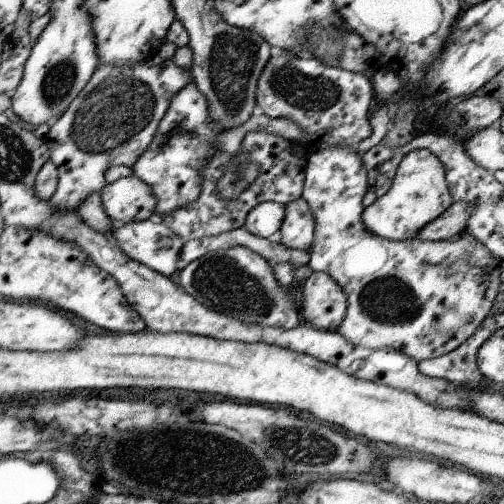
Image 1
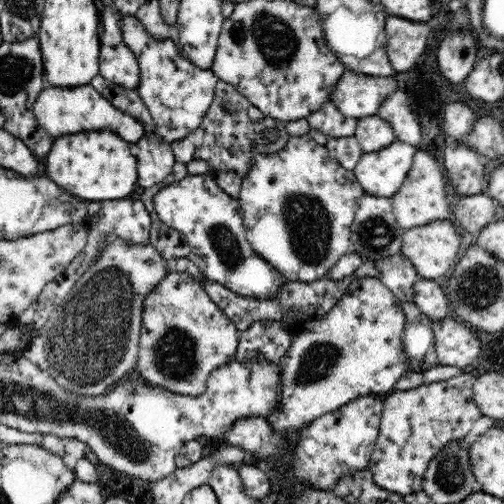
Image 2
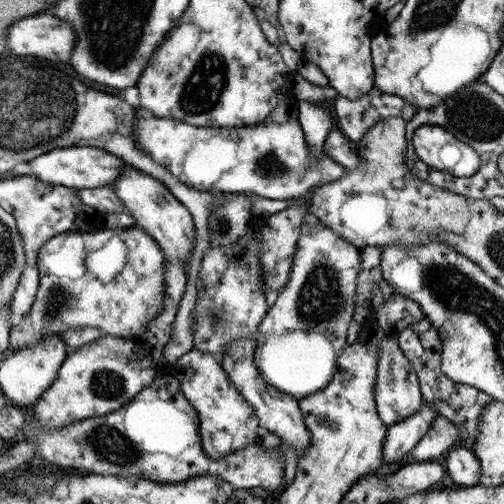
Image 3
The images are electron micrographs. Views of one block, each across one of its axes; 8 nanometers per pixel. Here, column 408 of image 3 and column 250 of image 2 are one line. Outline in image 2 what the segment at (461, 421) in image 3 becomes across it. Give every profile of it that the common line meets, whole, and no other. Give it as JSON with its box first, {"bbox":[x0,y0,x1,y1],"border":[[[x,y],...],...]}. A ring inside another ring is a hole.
{"bbox":[234,320,292,364],"border":[[[258,320],[252,328],[238,332],[238,352],[234,362],[254,360],[262,356],[268,362],[278,364],[292,346],[292,336],[282,328],[280,322]]]}

